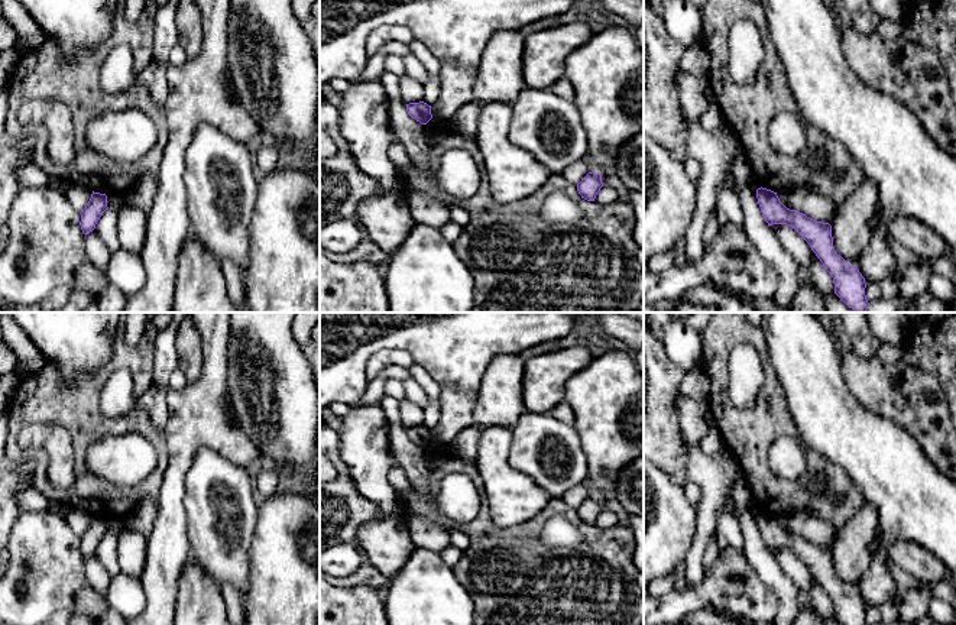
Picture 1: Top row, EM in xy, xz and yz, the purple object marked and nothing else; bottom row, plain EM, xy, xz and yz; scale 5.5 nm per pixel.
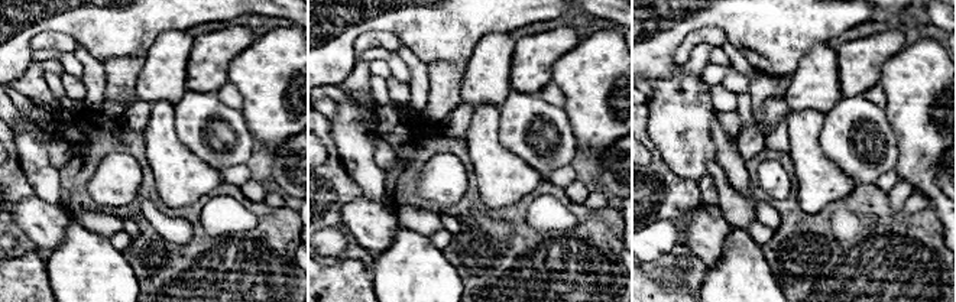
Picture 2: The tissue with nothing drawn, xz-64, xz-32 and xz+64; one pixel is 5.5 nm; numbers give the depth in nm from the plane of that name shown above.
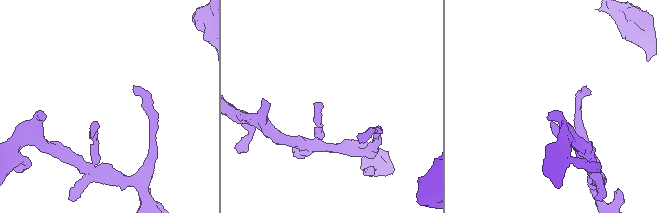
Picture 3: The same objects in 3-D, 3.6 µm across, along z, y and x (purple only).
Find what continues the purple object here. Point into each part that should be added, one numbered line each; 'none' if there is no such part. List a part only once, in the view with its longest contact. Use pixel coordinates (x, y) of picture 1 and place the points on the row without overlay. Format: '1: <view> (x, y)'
none

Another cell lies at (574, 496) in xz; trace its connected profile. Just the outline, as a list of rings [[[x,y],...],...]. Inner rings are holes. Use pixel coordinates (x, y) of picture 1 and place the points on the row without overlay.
[[[581,483],[564,492],[561,501],[570,508],[577,509],[589,496],[592,496],[590,486]]]

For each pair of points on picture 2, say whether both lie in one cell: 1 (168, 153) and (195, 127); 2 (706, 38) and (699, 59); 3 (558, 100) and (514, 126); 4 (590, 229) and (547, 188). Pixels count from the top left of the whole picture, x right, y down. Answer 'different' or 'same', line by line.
1: different
2: different
3: different
4: same

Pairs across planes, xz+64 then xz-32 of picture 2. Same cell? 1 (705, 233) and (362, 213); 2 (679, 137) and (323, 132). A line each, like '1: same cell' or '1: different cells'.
1: same cell
2: different cells

